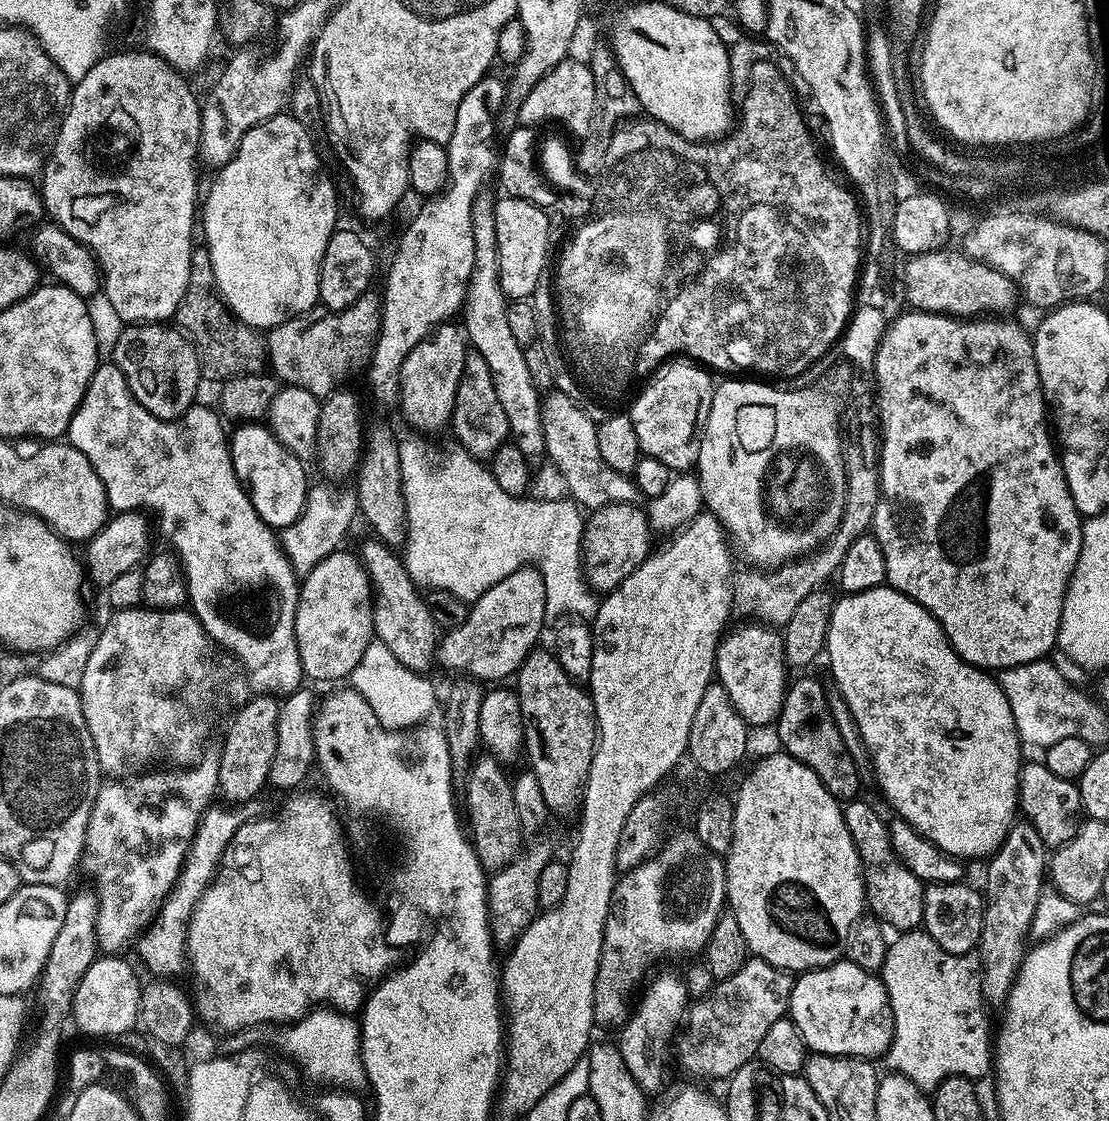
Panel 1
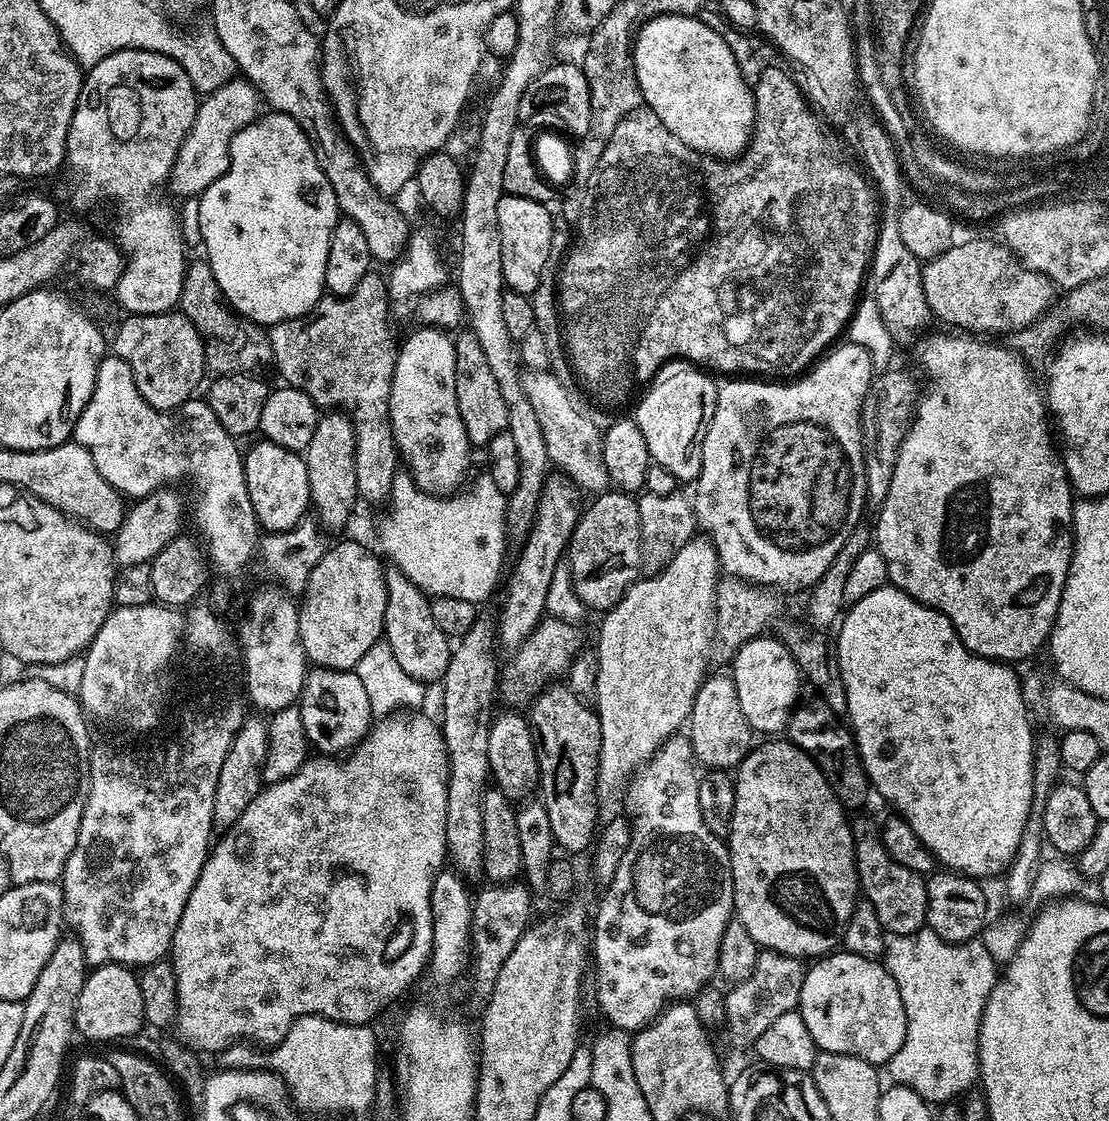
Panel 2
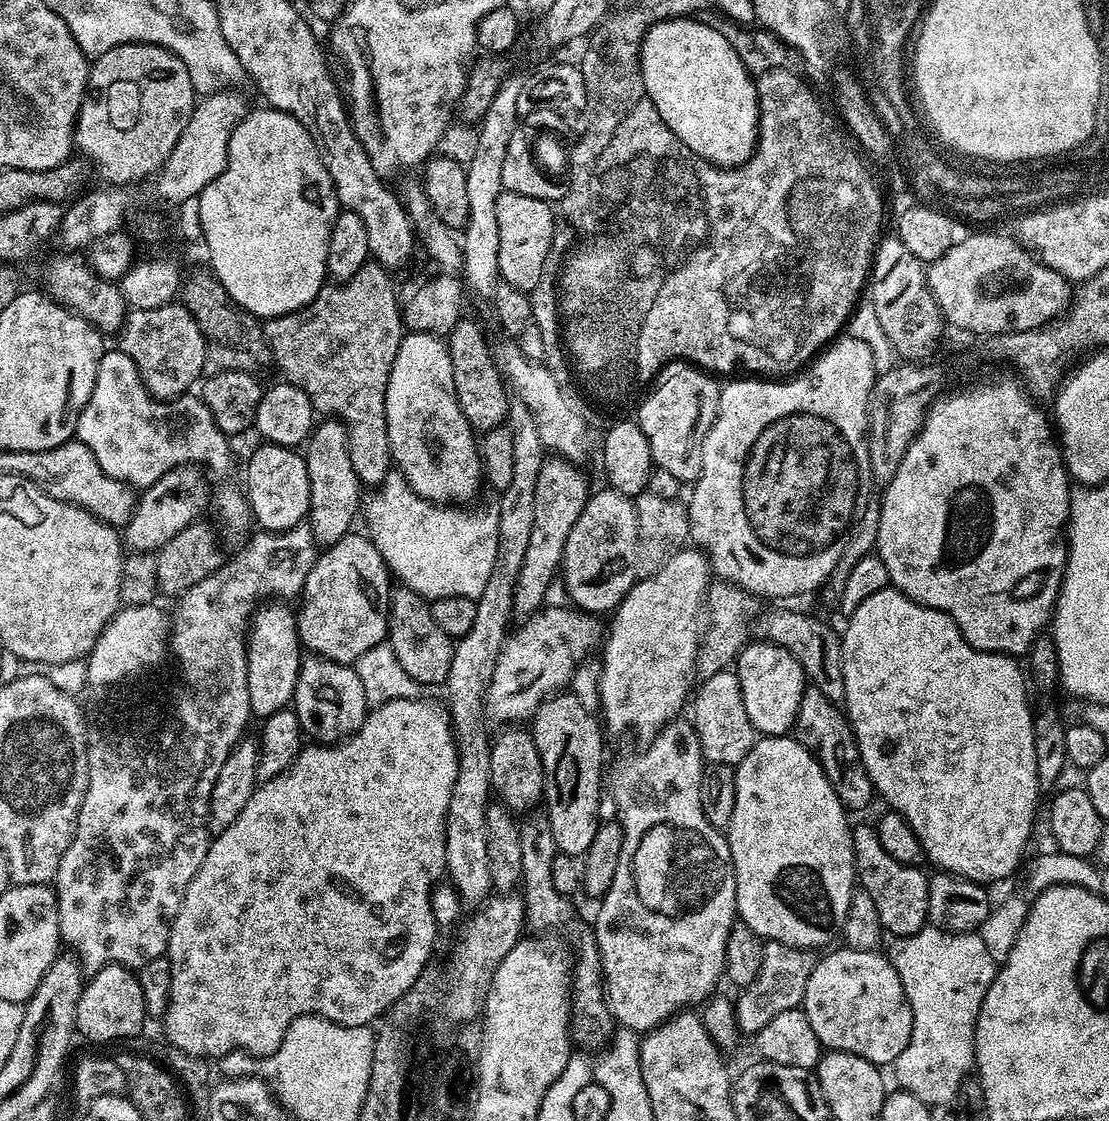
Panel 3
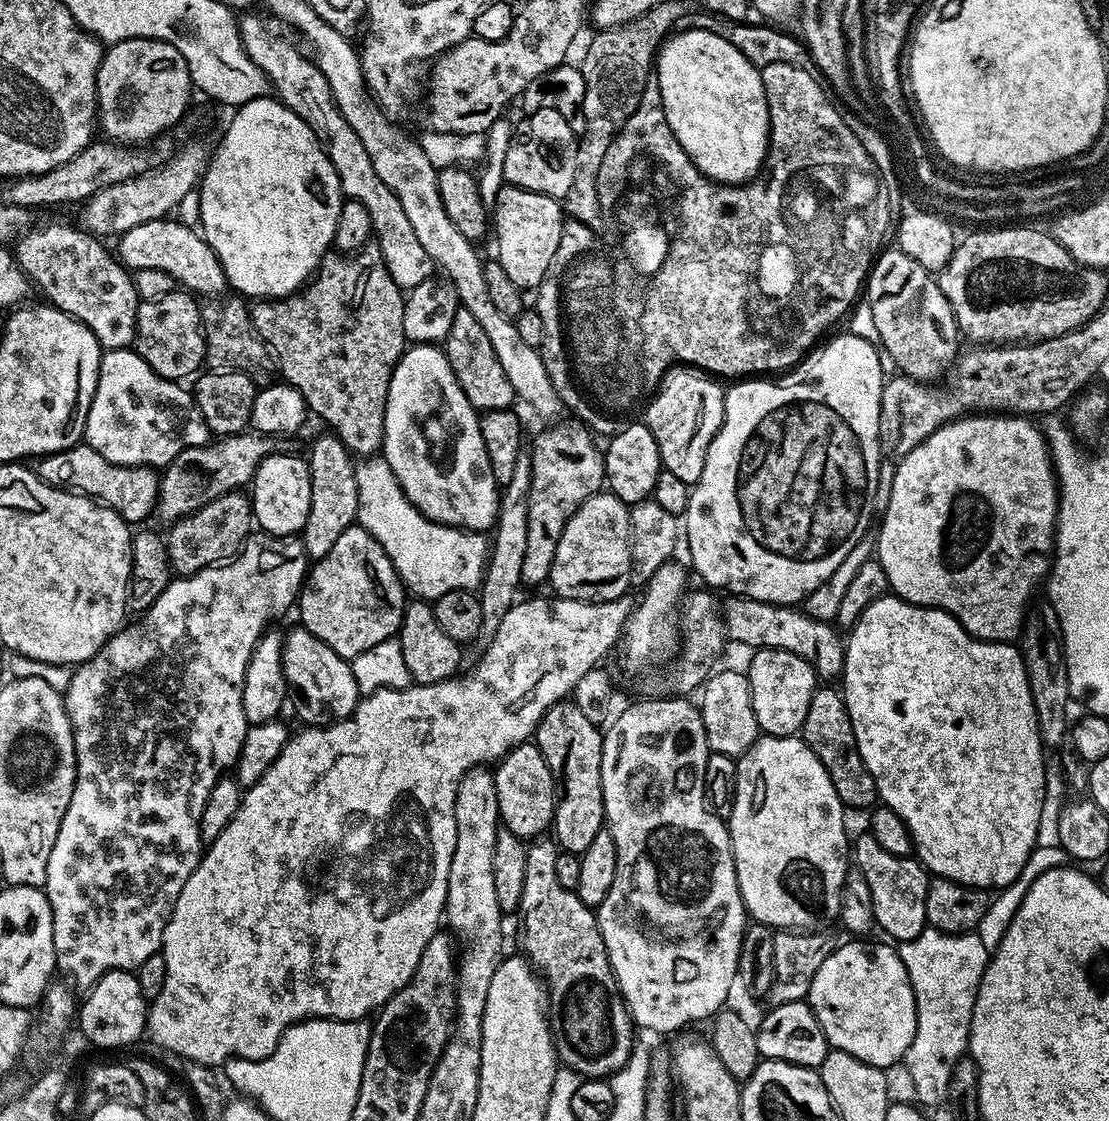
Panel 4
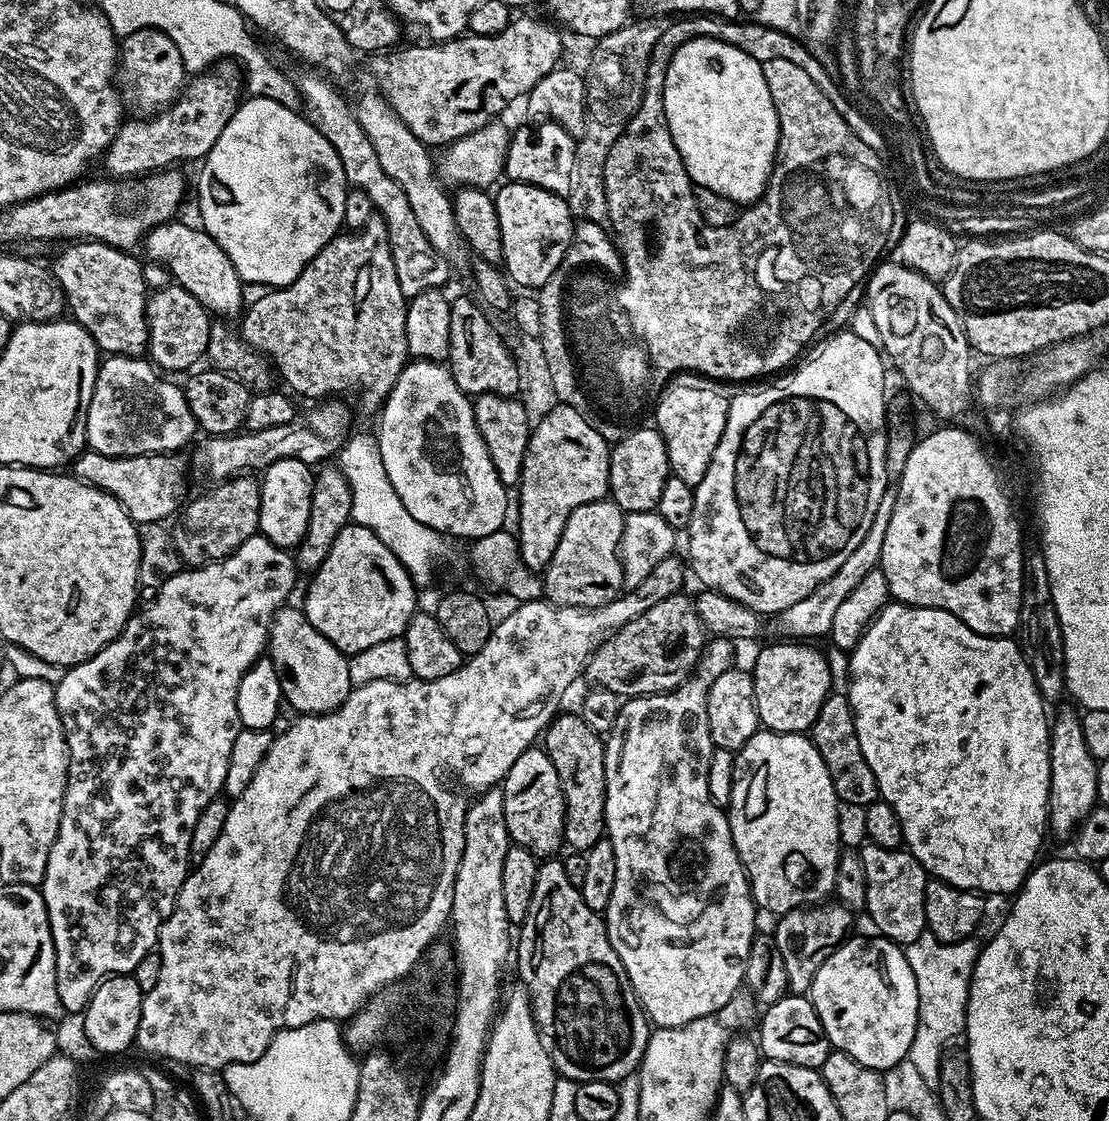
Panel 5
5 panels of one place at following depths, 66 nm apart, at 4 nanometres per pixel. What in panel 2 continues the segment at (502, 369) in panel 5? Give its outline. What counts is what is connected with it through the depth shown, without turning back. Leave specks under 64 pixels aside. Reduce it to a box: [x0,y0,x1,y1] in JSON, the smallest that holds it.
[454,330,508,446]

